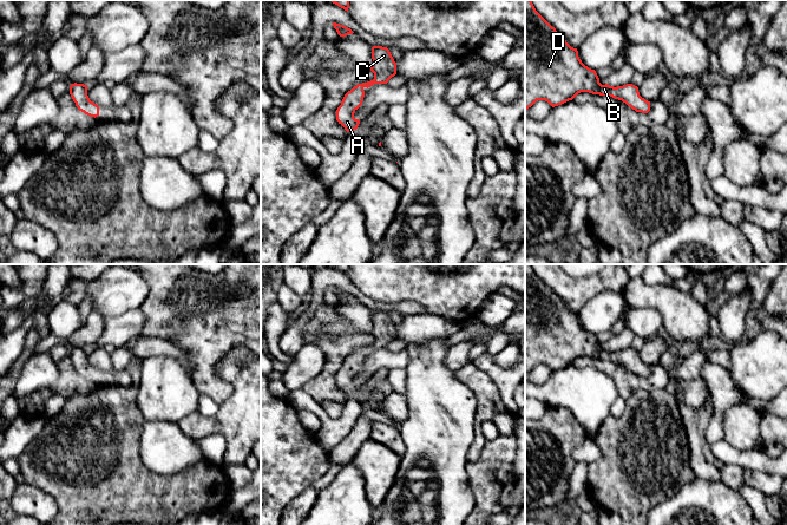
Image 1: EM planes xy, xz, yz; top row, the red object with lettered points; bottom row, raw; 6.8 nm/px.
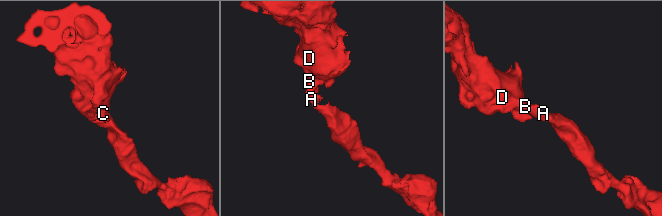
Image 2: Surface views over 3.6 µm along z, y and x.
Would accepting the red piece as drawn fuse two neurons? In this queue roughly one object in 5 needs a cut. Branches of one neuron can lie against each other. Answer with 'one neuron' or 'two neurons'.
one neuron

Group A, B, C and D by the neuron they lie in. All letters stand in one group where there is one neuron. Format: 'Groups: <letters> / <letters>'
Groups: A B C D

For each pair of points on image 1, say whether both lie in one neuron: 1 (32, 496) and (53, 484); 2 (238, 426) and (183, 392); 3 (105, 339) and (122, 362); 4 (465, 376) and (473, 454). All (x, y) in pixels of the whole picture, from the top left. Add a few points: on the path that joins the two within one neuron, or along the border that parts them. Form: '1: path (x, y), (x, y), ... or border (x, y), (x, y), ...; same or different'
1: border (25, 481), (46, 492), (56, 501), (58, 512); different
2: border (197, 409), (184, 415), (177, 422); different
3: border (123, 345), (116, 347); different
4: path (483, 394), (483, 414), (478, 420), (478, 434); same

